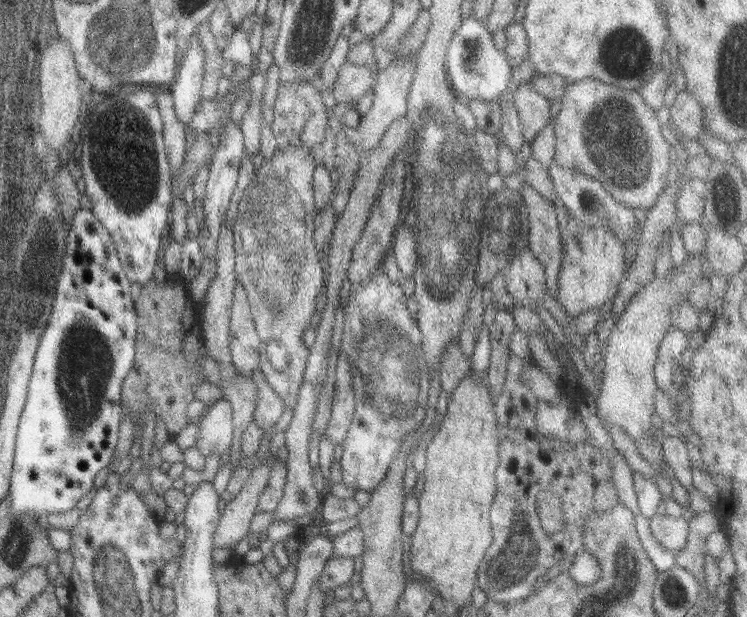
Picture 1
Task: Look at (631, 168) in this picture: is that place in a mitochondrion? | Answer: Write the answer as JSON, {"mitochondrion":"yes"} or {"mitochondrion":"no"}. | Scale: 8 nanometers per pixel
{"mitochondrion":"yes"}

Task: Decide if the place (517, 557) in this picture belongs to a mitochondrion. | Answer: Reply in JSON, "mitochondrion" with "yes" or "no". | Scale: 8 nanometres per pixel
{"mitochondrion":"yes"}

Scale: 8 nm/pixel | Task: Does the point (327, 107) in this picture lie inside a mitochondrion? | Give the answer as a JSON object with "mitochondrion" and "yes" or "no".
{"mitochondrion":"no"}

